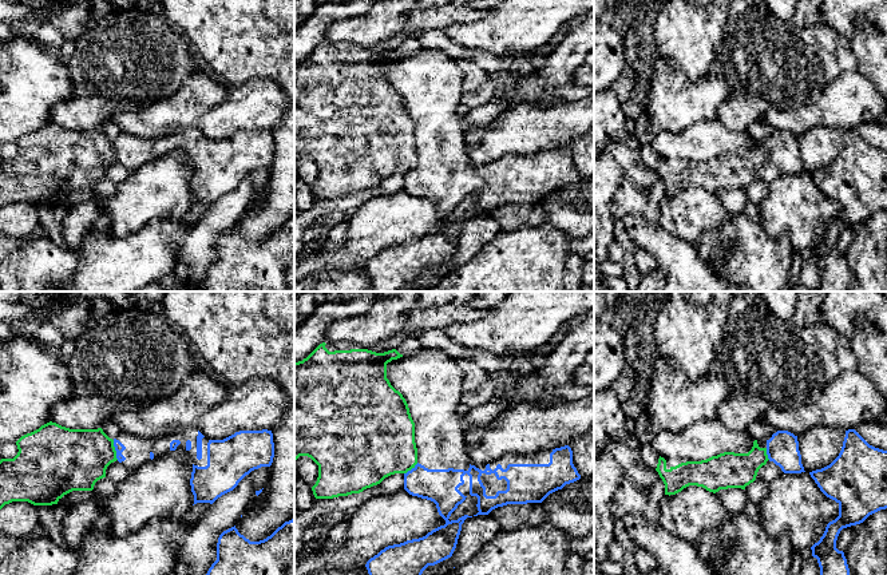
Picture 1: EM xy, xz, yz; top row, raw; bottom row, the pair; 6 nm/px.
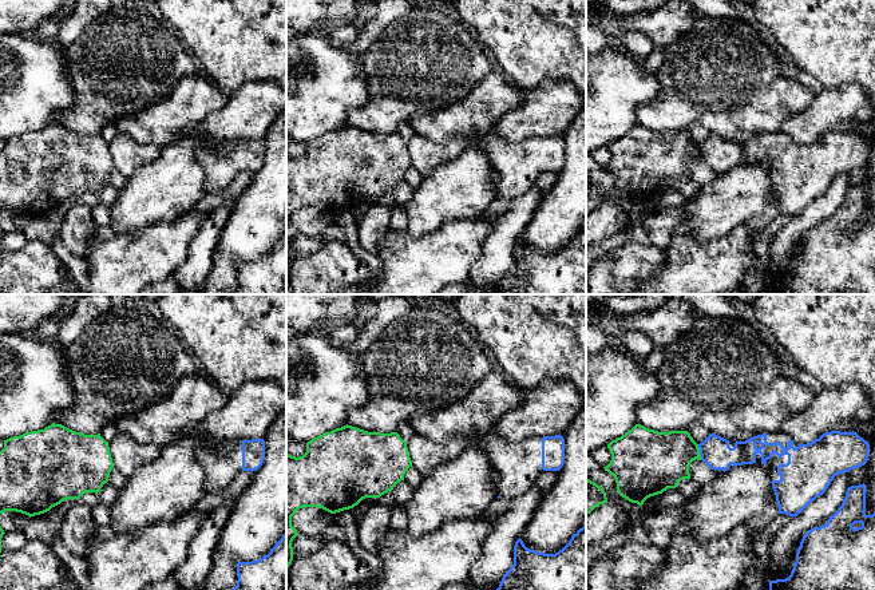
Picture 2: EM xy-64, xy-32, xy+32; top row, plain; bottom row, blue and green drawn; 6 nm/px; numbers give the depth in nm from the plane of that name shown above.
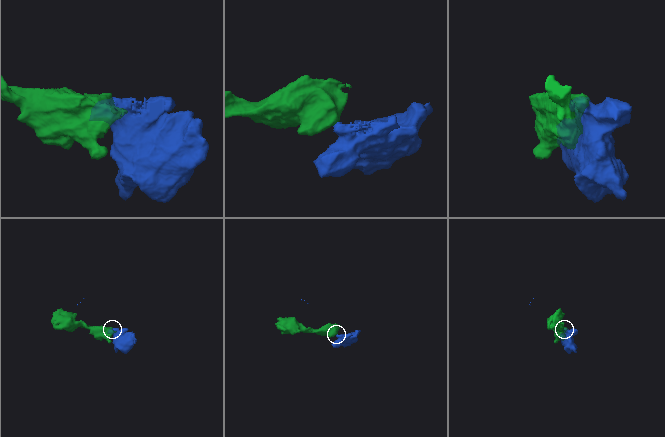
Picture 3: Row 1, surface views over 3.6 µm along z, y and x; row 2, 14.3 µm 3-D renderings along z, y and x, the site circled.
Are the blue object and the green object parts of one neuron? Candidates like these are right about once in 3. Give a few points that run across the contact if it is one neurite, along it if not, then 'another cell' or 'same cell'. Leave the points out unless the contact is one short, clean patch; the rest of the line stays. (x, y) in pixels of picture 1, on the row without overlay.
line xy (113, 141), (118, 159); another cell

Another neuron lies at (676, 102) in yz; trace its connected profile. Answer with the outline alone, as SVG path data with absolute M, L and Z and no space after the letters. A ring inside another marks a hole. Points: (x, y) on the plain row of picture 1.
M656 52L645 110L648 131L674 134L708 119L718 119L721 106L732 96L726 79L712 68L696 80L686 78L674 64Z

